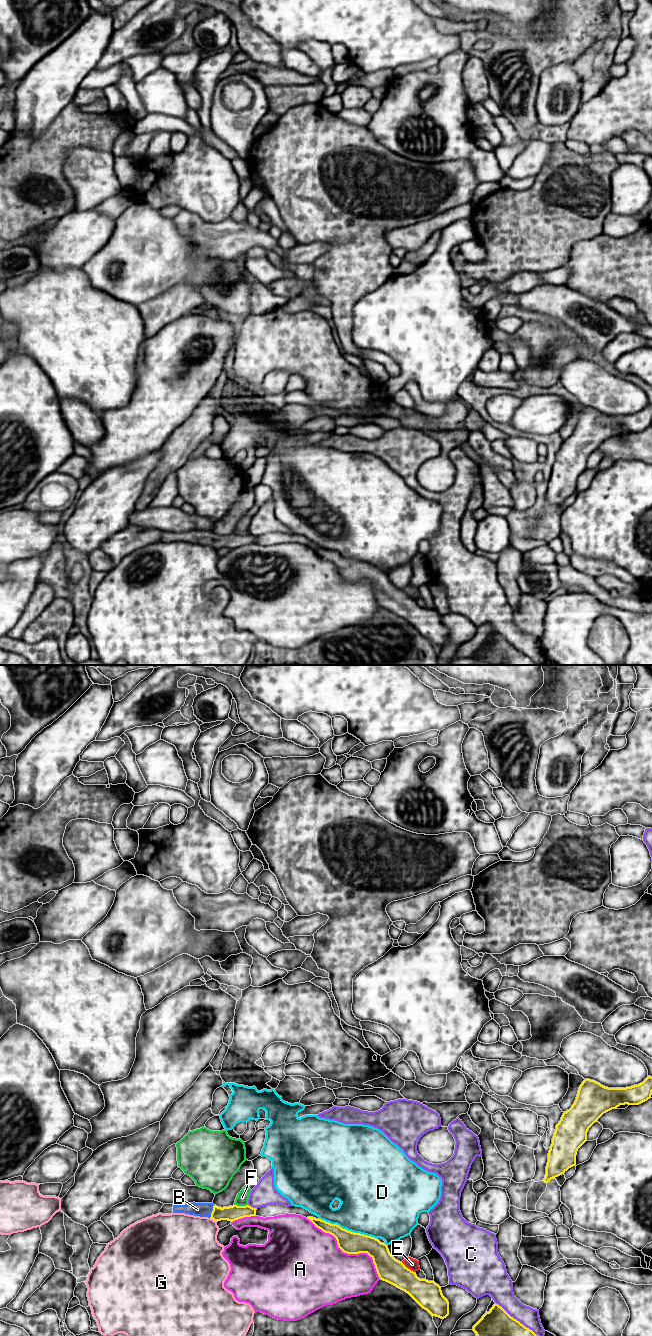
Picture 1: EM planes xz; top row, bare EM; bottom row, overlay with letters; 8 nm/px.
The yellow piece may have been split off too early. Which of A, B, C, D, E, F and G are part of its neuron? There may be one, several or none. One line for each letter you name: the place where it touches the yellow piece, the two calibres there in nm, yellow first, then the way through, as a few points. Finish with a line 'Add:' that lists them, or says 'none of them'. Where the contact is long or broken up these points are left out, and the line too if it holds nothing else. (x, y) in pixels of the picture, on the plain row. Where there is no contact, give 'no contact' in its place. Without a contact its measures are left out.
B: contact xz (212, 539); calibres 120 and 110 nm; way xz (231, 541), (212, 539), (197, 537)
Add: B

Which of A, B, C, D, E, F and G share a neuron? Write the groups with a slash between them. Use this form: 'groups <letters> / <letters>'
groups A / B / C / D / E / F / G

